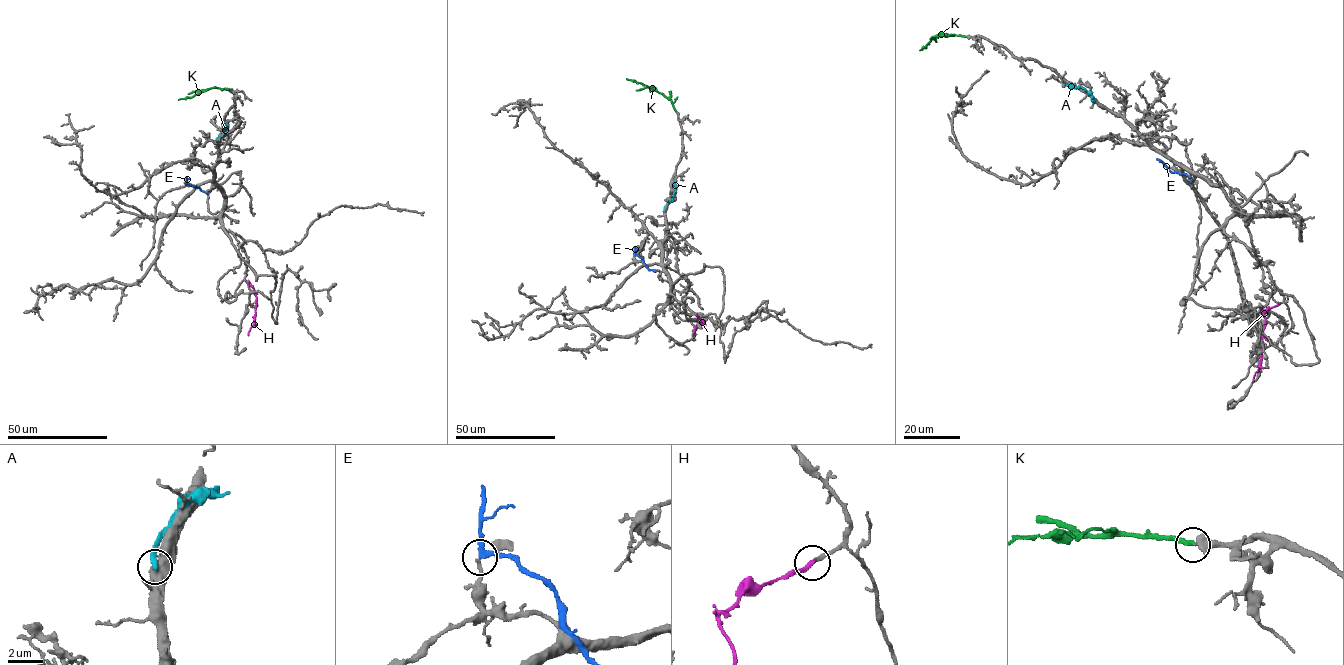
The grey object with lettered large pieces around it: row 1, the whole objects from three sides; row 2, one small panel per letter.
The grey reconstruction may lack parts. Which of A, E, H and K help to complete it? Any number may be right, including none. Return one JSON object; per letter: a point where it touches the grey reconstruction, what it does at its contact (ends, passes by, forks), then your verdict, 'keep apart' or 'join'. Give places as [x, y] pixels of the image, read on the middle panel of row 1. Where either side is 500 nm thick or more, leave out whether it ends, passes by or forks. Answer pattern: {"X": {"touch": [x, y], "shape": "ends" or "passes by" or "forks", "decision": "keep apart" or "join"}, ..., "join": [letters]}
{"A": {"touch": [664, 209], "decision": "keep apart"}, "E": {"touch": [634, 255], "shape": "passes by", "decision": "keep apart"}, "H": {"touch": [693, 333], "shape": "ends", "decision": "join"}, "K": {"touch": [676, 112], "shape": "ends", "decision": "join"}, "join": ["H", "K"]}

